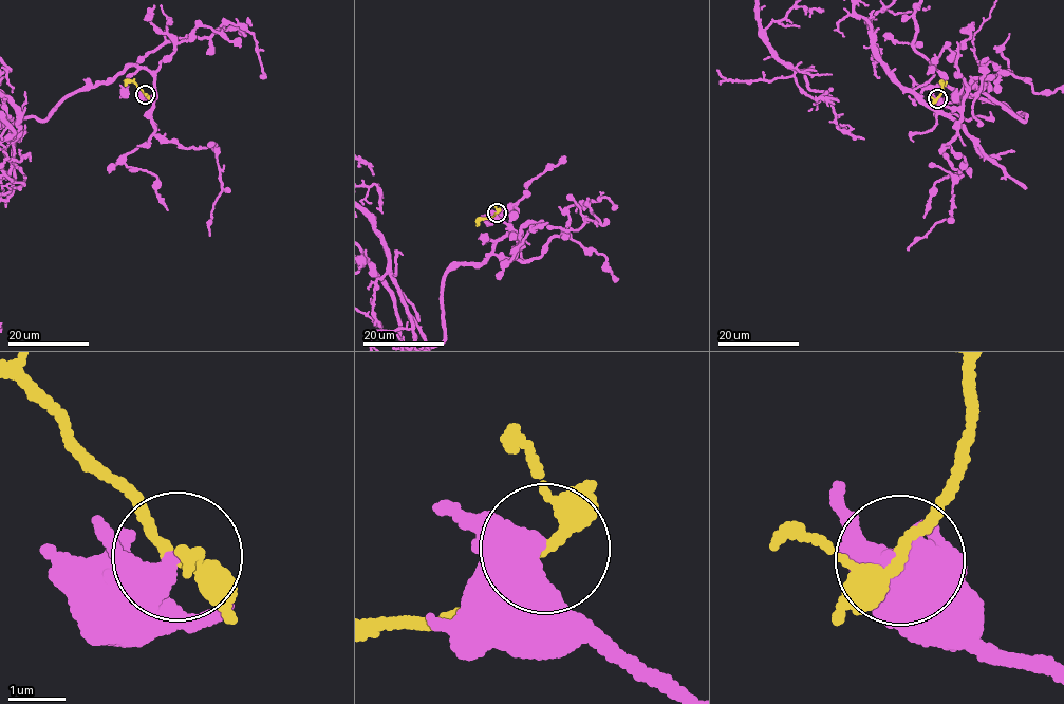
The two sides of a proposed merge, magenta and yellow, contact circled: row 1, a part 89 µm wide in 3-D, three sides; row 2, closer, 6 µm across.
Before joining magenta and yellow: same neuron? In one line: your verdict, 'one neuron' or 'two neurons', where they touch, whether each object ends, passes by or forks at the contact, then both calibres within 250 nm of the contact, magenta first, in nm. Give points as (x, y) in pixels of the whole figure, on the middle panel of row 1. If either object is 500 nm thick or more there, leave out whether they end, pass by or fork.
two neurons; at (497, 212); magenta ends there; yellow forks there; 460 nm thick on the magenta side, 200 nm on the other

